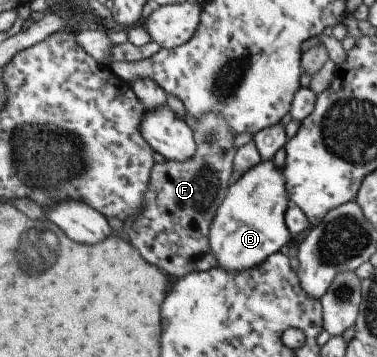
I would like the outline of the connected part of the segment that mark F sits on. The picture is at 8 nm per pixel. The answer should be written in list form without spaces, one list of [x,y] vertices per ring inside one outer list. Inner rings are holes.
[[[214,111],[203,114],[192,128],[194,154],[183,161],[154,163],[141,198],[139,213],[126,217],[122,229],[129,243],[140,256],[164,270],[172,279],[191,272],[207,271],[217,266],[208,242],[210,223],[227,191],[232,176],[234,137],[221,114]]]

